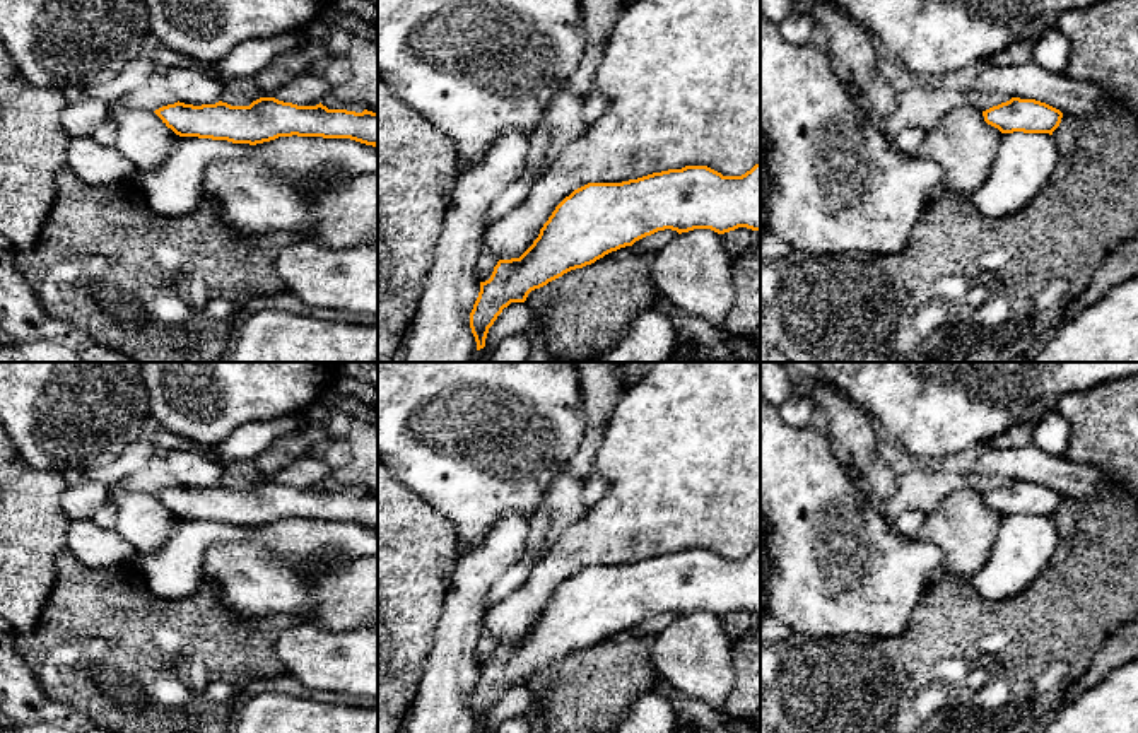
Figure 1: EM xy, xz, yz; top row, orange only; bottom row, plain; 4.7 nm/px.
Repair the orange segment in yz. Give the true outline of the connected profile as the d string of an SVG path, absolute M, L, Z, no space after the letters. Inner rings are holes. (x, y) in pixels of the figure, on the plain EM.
M1012 480L983 494L984 504L1001 516L1049 516L1059 509L1063 496L1035 482Z

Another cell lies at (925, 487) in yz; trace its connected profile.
M919 465L912 472L899 477L897 490L885 501L875 499L875 506L883 518L894 523L902 513L919 509L930 513L960 489L974 489L986 494L1010 484L1010 478L979 473L950 473L941 468Z

